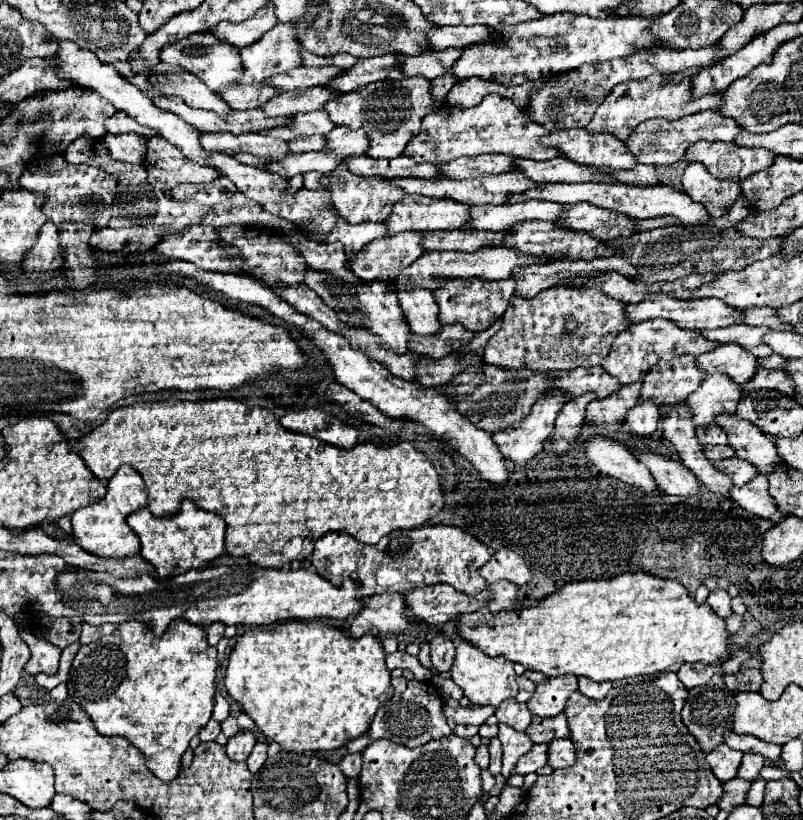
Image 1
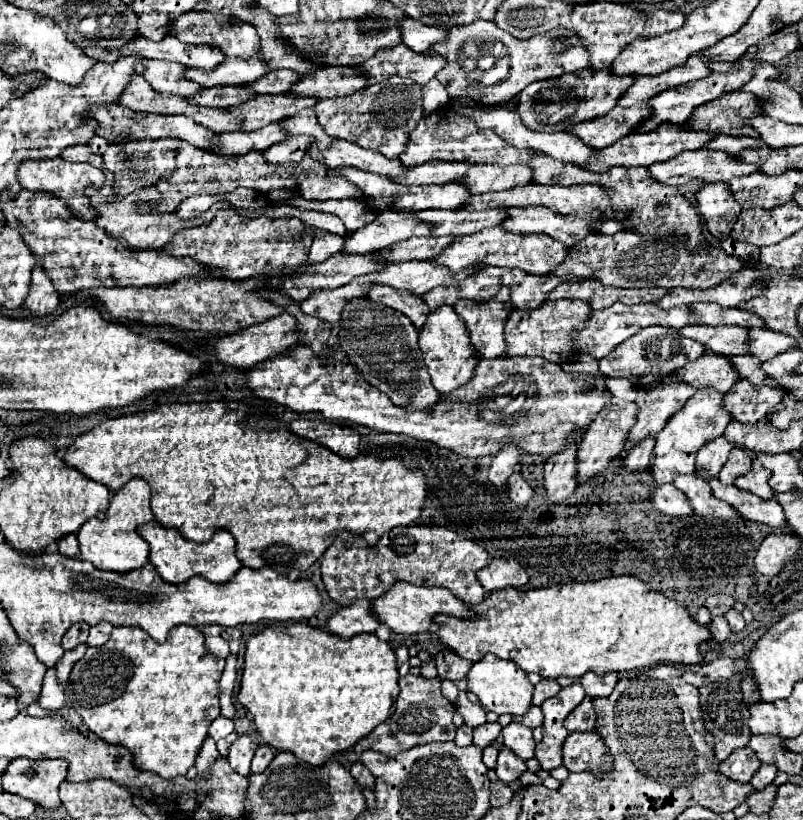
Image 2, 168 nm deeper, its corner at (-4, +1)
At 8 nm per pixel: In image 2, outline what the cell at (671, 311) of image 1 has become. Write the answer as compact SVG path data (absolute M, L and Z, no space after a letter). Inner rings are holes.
M615 302L613 306L605 308L605 310L595 310L589 324L579 332L577 336L577 348L593 358L603 358L607 356L617 344L621 344L623 340L627 340L629 336L637 334L641 328L647 326L671 326L671 328L683 328L689 324L697 324L697 314L691 312L689 308L671 308L671 310L663 310L657 304L623 304L623 302Z

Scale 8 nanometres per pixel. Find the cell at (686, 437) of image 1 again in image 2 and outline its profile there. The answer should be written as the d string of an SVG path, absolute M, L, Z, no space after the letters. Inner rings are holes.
M705 478L707 484L713 490L713 496L731 504L743 518L747 520L755 520L755 522L763 522L769 526L785 526L785 516L779 504L775 504L775 500L761 500L757 498L753 492L749 490L741 490L733 484L721 484L719 478Z

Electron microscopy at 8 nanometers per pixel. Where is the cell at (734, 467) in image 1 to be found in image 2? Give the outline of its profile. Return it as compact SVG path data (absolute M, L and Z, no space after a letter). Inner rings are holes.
M757 468L757 472L751 470L751 472L743 474L743 476L739 476L735 480L735 484L739 488L743 488L743 490L751 490L753 494L757 494L763 500L769 500L773 496L773 490L771 490L771 486L769 486L767 480L769 480L769 470Z

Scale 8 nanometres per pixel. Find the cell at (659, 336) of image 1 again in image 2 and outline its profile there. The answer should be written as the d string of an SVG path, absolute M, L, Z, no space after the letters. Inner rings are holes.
M653 326L653 328L643 328L641 332L621 342L617 348L613 348L609 356L599 360L599 370L607 378L625 378L633 386L649 386L651 382L661 380L665 374L683 368L687 362L697 360L703 352L705 352L703 344L679 336L675 328Z

